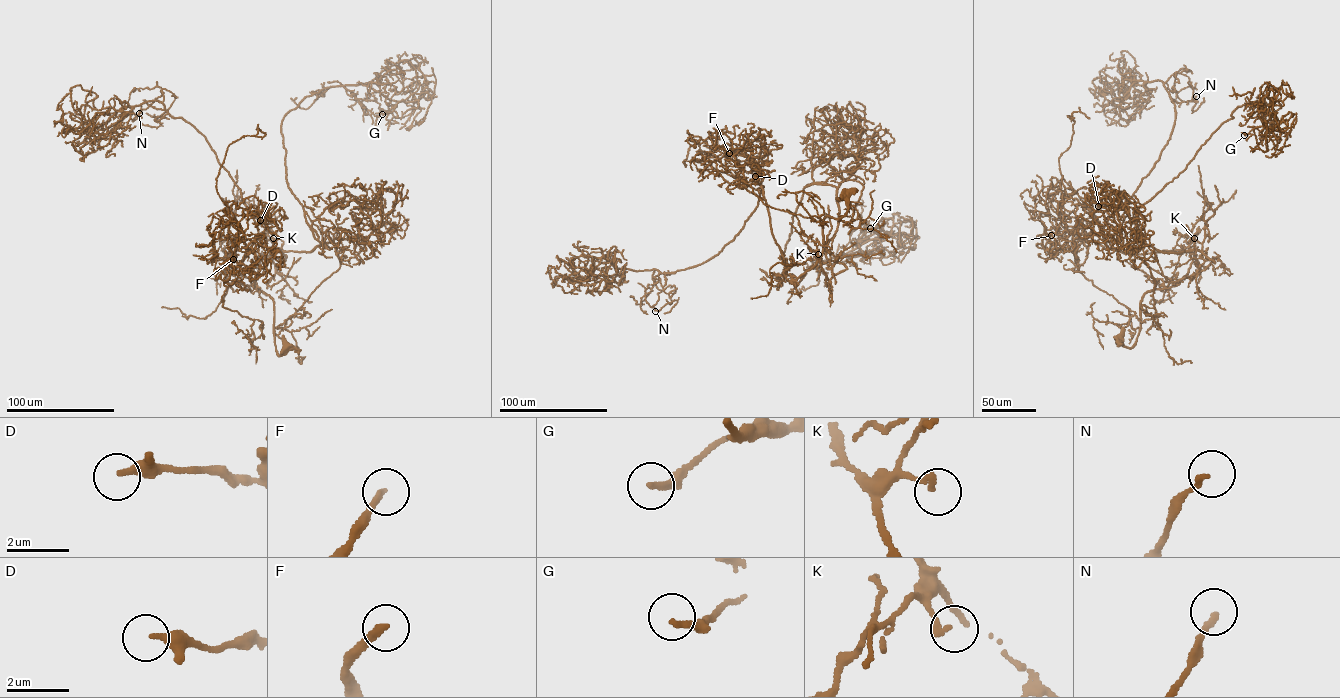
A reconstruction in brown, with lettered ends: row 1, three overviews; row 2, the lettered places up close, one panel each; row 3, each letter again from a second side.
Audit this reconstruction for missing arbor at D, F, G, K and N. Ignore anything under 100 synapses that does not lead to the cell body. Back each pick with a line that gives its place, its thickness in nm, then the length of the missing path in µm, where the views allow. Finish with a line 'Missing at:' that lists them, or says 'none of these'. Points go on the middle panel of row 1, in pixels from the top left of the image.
F: Place: (729, 153). Thickness 170 nm. Missing length about 60 µm
Missing at: F

